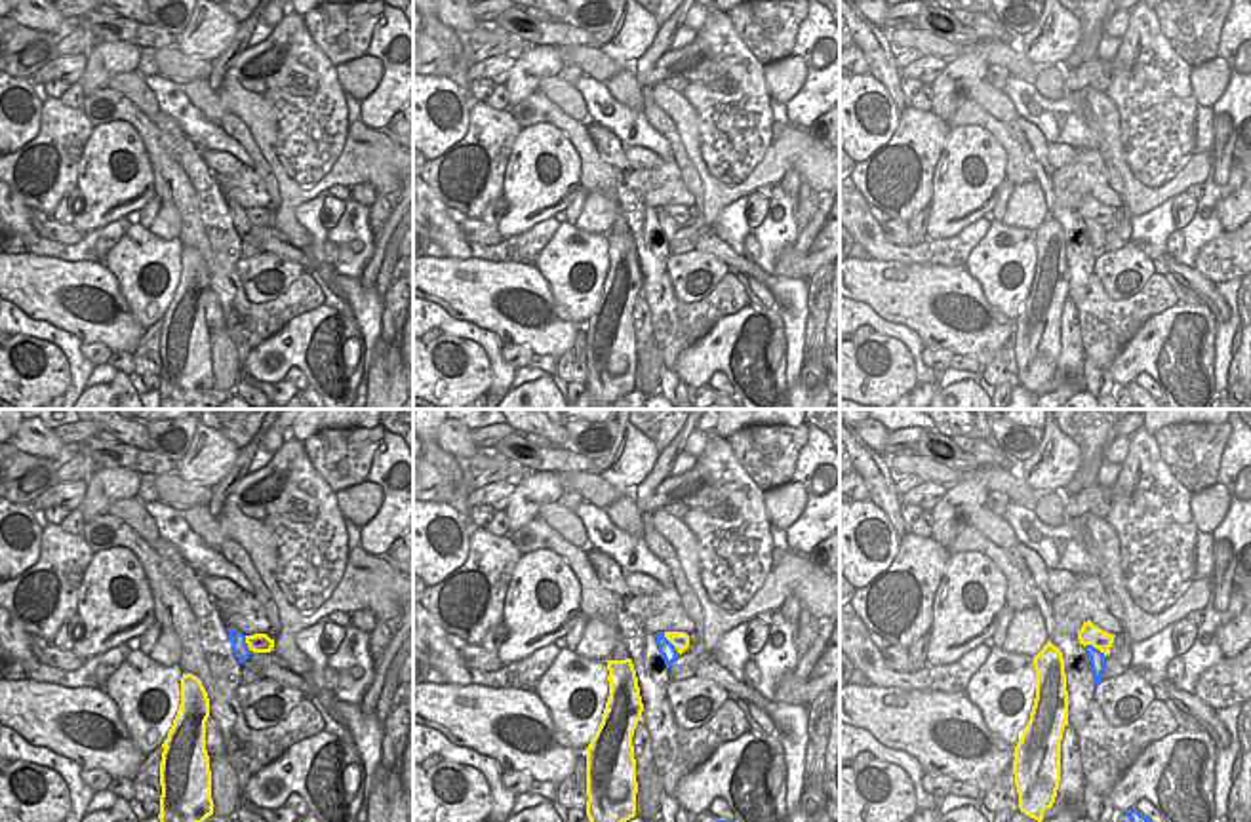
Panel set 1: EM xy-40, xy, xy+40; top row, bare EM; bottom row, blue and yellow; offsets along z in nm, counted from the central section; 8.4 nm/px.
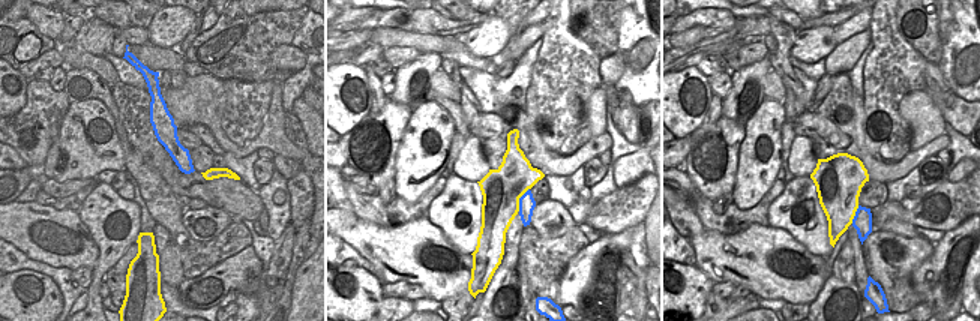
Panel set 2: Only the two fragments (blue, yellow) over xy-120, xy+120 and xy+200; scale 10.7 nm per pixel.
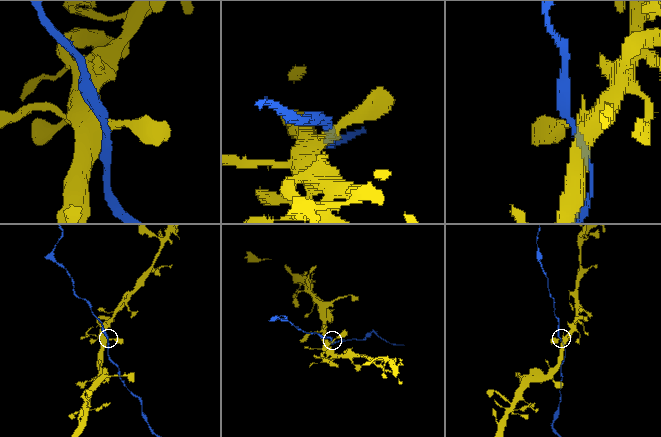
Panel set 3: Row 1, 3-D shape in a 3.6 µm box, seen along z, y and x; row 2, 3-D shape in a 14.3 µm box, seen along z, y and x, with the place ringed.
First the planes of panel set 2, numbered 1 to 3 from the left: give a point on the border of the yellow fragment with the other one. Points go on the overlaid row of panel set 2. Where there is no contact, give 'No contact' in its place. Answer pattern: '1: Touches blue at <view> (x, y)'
1: No contact
2: Touches blue at xy+120 (520, 200)
3: Touches blue at xy+200 (856, 215).

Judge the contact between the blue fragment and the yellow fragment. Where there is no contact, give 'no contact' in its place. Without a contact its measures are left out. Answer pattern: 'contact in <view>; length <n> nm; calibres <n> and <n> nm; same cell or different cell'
contact in xy+40; length 220 nm; calibres 130 and 190 nm; same cell

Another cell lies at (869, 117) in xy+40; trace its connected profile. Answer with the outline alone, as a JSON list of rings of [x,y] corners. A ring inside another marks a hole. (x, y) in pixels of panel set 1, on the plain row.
[[[870,72],[840,78],[840,147],[855,164],[893,137],[899,114],[885,86]]]

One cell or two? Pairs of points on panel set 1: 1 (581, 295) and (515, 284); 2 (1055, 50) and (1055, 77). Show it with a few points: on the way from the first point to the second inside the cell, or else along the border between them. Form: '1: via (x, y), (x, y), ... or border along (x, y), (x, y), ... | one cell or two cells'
1: border along (536, 265), (555, 303), (577, 326) | two cells
2: border along (1061, 63), (1046, 67) | two cells

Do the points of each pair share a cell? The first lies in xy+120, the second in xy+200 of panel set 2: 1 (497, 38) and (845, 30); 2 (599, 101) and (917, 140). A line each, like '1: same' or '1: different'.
1: different
2: same

